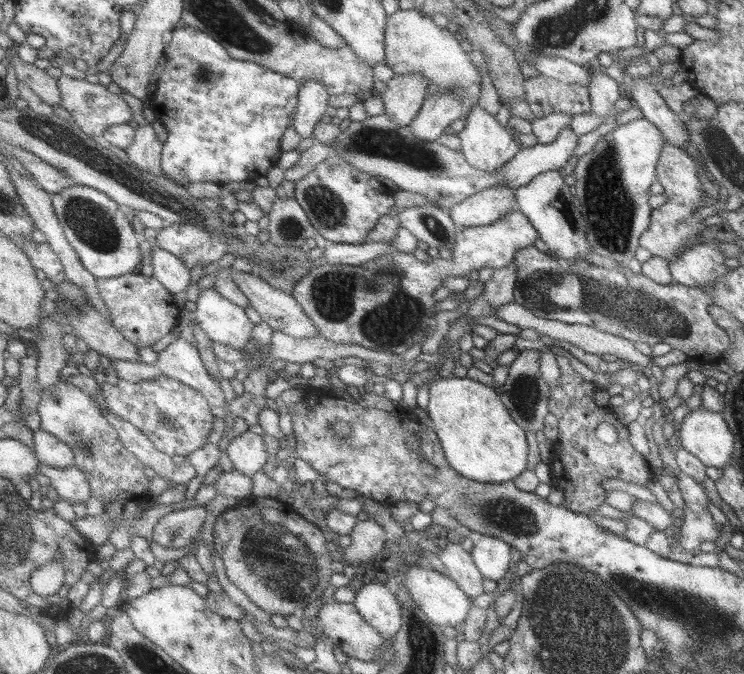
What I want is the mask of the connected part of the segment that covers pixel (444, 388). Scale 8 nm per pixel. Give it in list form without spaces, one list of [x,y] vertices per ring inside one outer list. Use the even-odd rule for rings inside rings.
[[[454,376],[430,382],[429,398],[430,428],[438,434],[451,468],[461,476],[478,483],[501,484],[513,482],[527,470],[525,431],[502,404],[497,387]]]

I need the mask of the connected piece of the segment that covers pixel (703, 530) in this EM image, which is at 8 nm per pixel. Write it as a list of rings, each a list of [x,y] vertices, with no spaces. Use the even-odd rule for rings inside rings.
[[[682,471],[677,474],[677,480],[676,485],[684,499],[684,522],[680,526],[680,538],[674,544],[694,553],[702,543],[718,542],[720,526],[707,509],[709,499],[700,484]]]

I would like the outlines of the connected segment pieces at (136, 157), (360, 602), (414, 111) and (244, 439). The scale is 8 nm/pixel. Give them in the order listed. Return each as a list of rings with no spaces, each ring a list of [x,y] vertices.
[[[140,125],[137,128],[137,137],[127,150],[129,161],[156,176],[166,176],[163,169],[163,152],[165,143],[160,140],[156,128],[149,125]]]
[[[385,582],[365,585],[356,594],[355,605],[367,621],[383,633],[383,637],[395,638],[404,626],[403,603]]]
[[[396,75],[387,86],[387,90],[381,94],[385,112],[399,126],[411,126],[428,96],[428,83],[424,75]]]
[[[250,431],[236,438],[229,447],[228,453],[235,466],[234,469],[248,478],[253,478],[264,470],[271,460],[264,435]]]

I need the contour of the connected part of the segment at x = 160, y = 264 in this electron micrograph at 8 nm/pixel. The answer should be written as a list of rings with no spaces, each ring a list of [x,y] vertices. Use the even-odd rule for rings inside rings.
[[[152,242],[154,276],[162,281],[174,294],[186,292],[194,283],[191,269],[179,256],[160,248]]]

